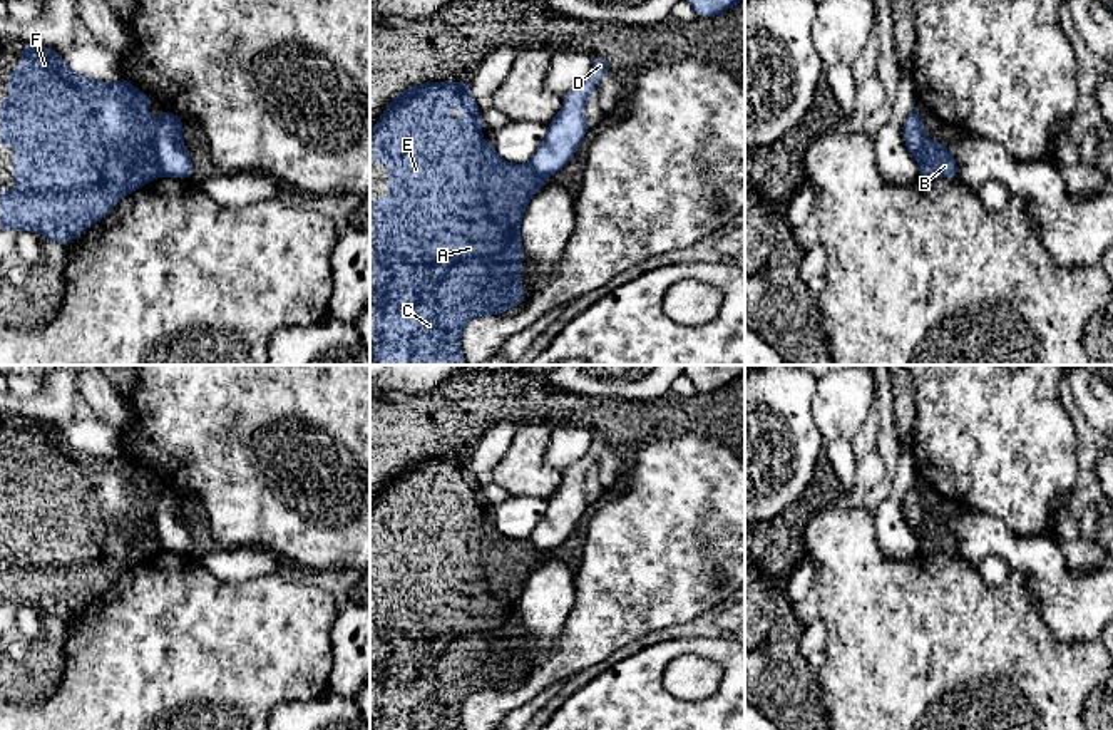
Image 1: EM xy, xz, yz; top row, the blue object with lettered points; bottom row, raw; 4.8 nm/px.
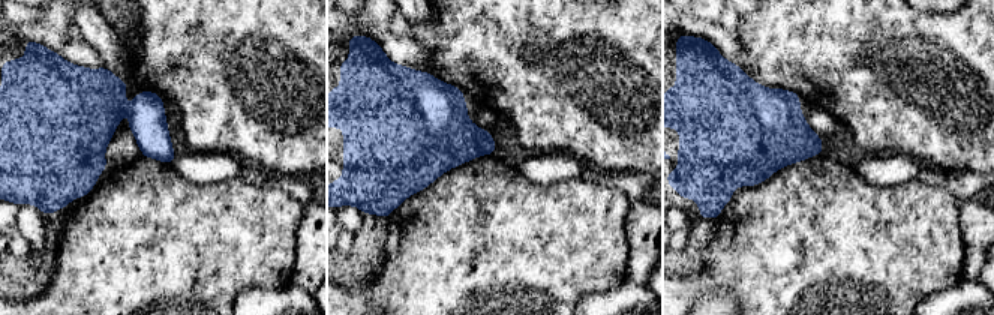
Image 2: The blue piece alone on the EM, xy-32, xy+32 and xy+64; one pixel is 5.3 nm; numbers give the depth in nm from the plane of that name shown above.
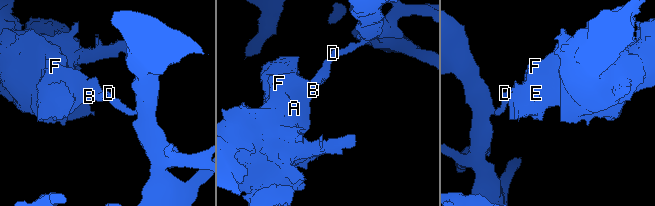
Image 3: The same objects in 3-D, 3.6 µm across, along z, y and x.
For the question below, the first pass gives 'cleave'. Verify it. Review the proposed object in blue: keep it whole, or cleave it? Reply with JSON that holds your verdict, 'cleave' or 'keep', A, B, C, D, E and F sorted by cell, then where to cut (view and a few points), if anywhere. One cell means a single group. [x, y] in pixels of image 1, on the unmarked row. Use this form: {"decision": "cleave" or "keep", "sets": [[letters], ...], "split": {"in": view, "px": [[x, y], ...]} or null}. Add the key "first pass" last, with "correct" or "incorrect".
{"decision": "cleave", "sets": [["A", "B", "C", "E", "F"], ["D"]], "split": {"in": "xy", "px": [[151, 498], [151, 523], [164, 550]]}, "first pass": "correct"}

